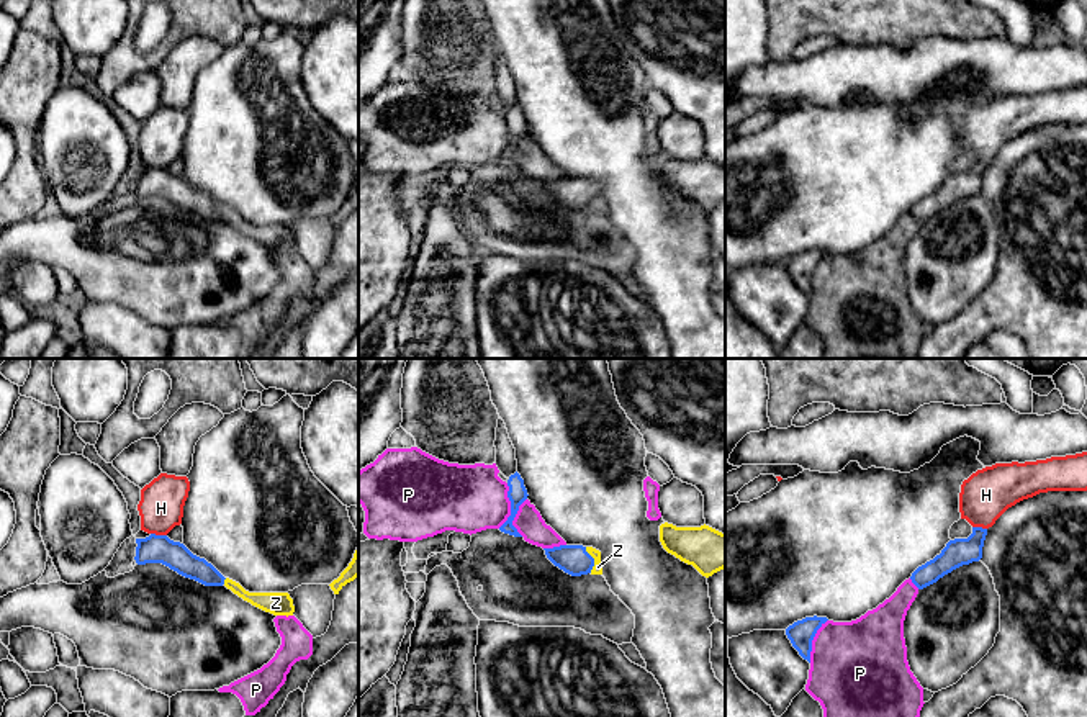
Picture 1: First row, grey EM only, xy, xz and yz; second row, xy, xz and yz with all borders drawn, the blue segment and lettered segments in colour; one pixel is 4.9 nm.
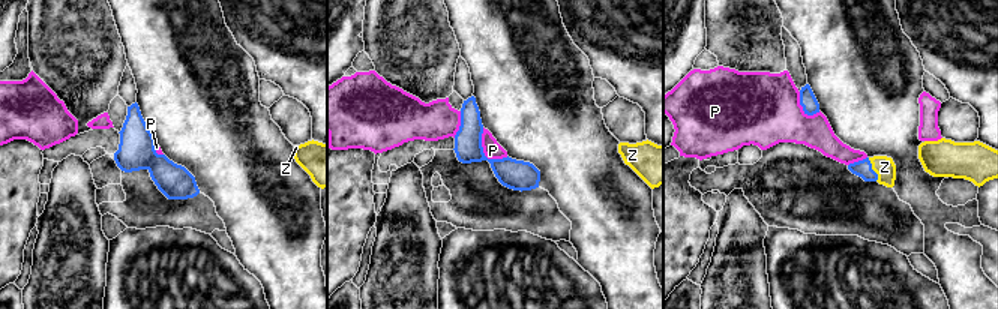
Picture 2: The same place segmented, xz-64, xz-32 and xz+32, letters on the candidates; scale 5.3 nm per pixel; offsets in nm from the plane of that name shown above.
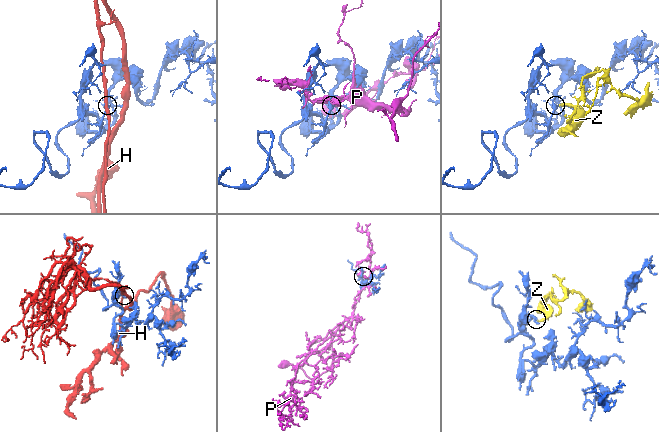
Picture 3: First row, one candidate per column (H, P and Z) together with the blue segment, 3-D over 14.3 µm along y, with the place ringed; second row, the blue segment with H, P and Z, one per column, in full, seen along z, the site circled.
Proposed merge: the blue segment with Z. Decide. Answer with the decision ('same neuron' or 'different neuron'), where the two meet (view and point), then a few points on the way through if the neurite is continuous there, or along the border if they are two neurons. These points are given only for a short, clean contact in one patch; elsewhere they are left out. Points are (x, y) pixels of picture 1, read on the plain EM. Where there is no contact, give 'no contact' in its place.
same neuron | xz (593, 193) | across xz (575, 193), (593, 193), (598, 200)

